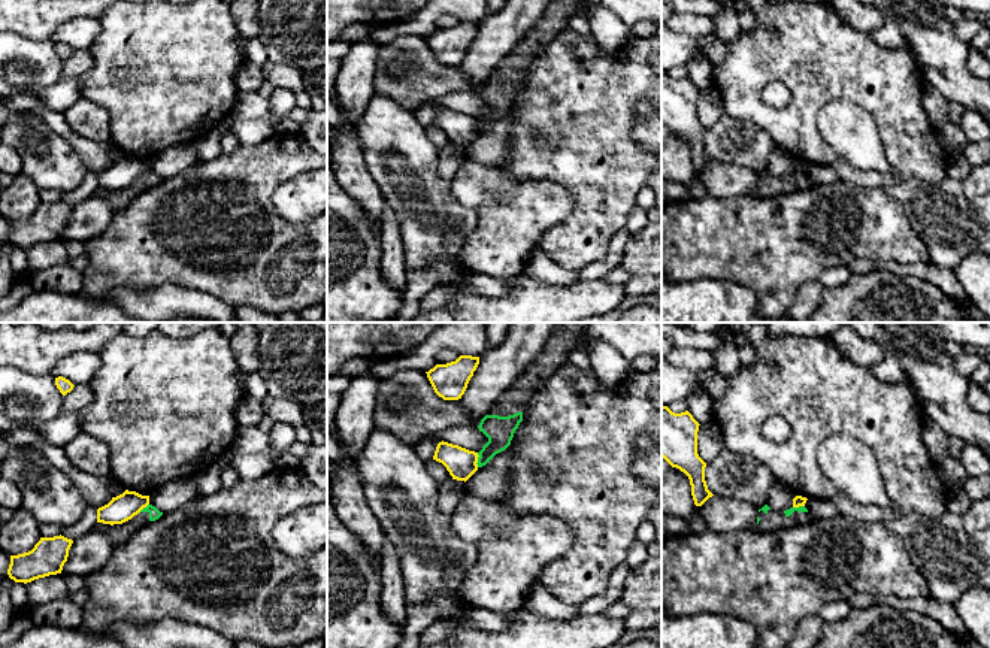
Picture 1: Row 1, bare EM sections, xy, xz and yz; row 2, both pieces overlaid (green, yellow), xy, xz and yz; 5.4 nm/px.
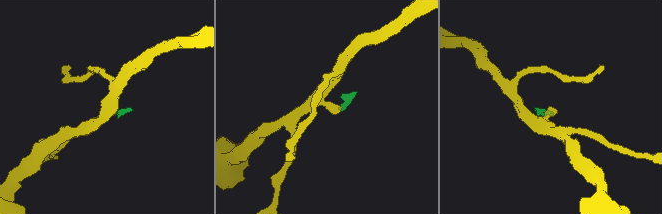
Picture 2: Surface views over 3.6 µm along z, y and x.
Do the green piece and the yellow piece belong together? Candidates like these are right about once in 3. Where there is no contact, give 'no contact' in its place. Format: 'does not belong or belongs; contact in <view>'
does not belong; contact in xz

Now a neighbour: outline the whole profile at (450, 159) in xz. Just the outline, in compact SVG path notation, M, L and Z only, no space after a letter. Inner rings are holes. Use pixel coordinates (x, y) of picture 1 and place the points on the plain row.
M448 145L439 151L438 173L442 181L451 182L464 160L464 146Z

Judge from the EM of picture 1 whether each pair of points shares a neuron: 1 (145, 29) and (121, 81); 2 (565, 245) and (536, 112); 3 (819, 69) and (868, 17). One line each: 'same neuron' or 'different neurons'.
1: same neuron
2: same neuron
3: different neurons

